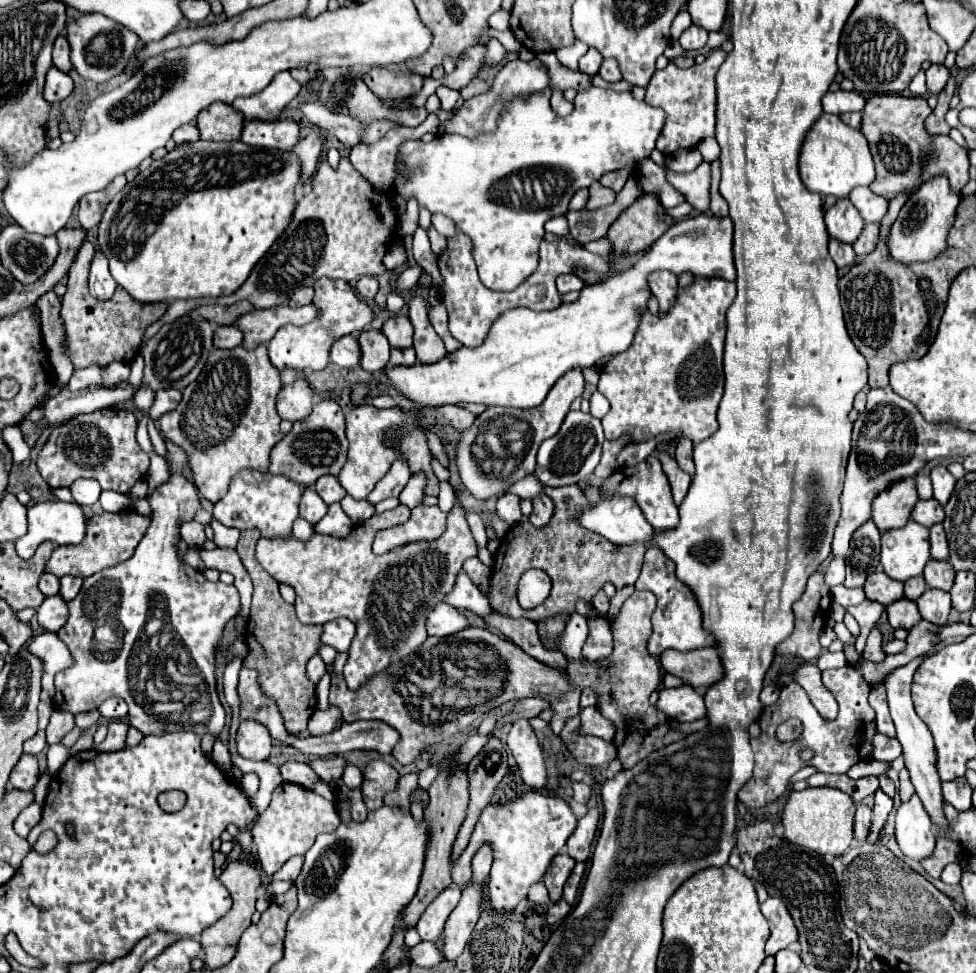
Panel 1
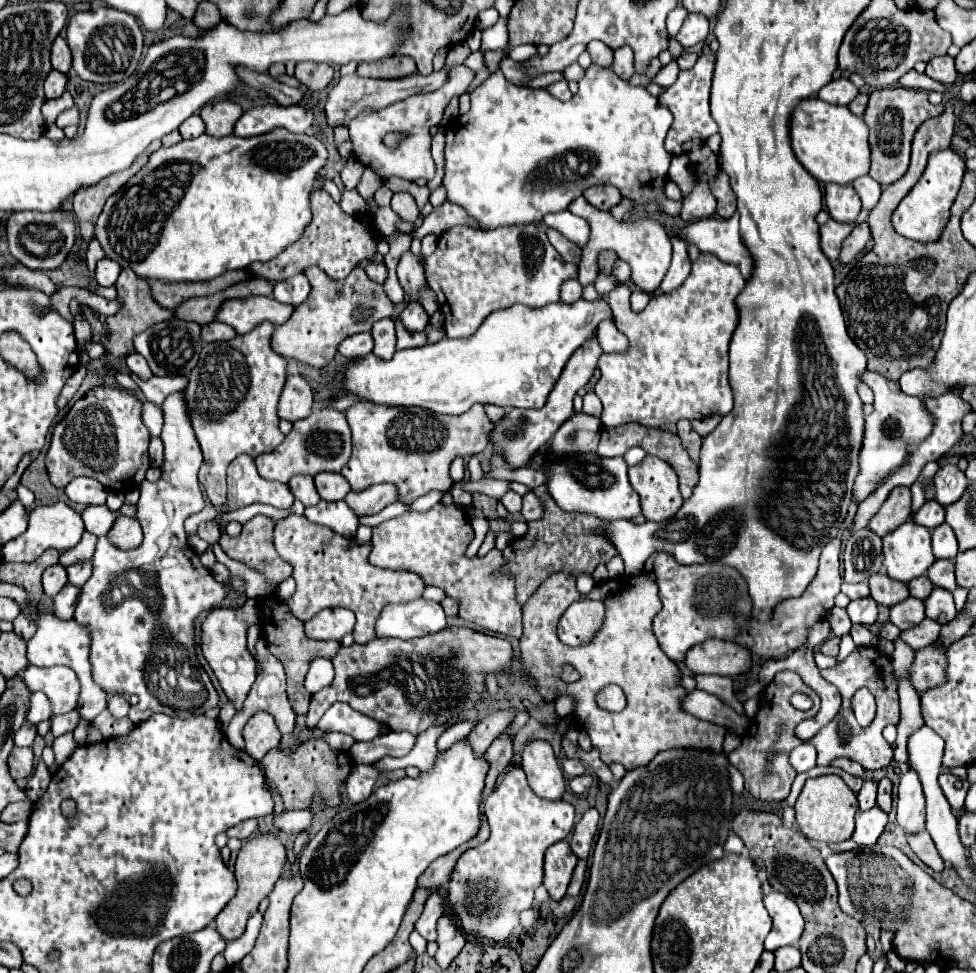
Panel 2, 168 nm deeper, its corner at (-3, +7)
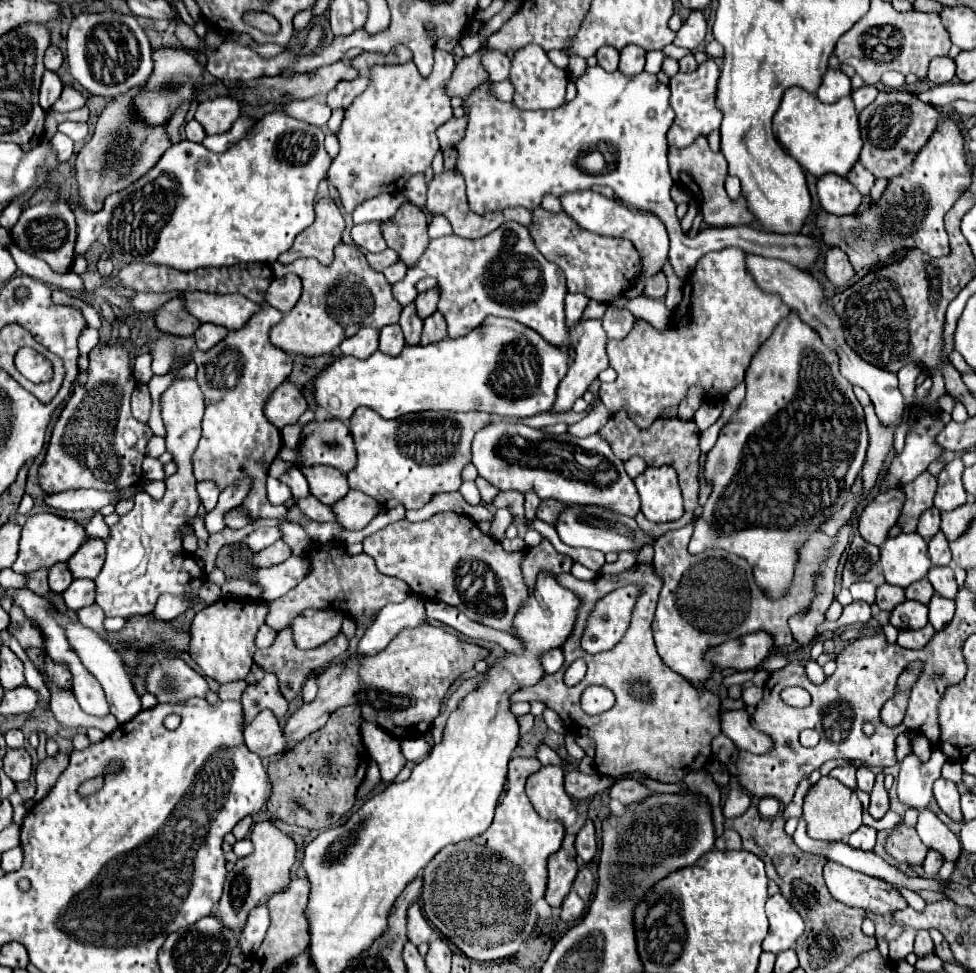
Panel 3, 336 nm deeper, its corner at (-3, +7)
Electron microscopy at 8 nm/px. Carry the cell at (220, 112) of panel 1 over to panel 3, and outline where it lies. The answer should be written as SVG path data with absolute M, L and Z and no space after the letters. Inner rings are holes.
M215 98L203 100L195 112L197 122L205 128L207 134L223 134L239 118L241 108L233 98Z

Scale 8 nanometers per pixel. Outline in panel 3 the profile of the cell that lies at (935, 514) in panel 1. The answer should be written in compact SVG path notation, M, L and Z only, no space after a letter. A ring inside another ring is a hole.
M929 508L921 514L919 518L919 524L917 524L917 532L921 536L925 536L925 540L933 538L937 532L939 532L939 524L941 524L941 512L937 508Z

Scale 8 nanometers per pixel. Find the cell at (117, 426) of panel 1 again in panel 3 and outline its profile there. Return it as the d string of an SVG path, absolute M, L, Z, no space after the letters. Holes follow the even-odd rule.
M105 344L89 352L89 368L79 374L79 386L55 422L45 462L39 468L39 482L45 492L55 494L71 488L115 492L143 478L141 464L153 432L131 416L129 400L135 384L123 346Z

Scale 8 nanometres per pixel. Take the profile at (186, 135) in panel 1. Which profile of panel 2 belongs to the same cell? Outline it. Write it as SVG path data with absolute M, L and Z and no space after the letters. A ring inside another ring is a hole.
M189 116L189 120L185 120L185 124L181 124L179 132L181 132L181 136L185 140L197 138L197 136L201 136L205 132L205 124L203 124L203 120L199 116Z

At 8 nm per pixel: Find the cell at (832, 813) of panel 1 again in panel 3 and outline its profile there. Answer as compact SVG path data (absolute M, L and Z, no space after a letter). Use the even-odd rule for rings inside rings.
M821 776L817 784L813 784L803 802L803 818L807 822L807 834L819 840L845 840L861 826L861 802L855 790L845 788L839 780L831 776Z

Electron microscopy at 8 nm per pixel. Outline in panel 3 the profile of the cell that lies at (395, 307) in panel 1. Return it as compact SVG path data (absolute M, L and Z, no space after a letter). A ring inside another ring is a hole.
M397 262L397 264L393 264L393 266L389 266L383 274L385 274L385 278L389 280L389 284L395 284L395 282L399 282L403 276L405 276L405 272L407 272L407 268L405 268L405 264L401 264L401 262Z

